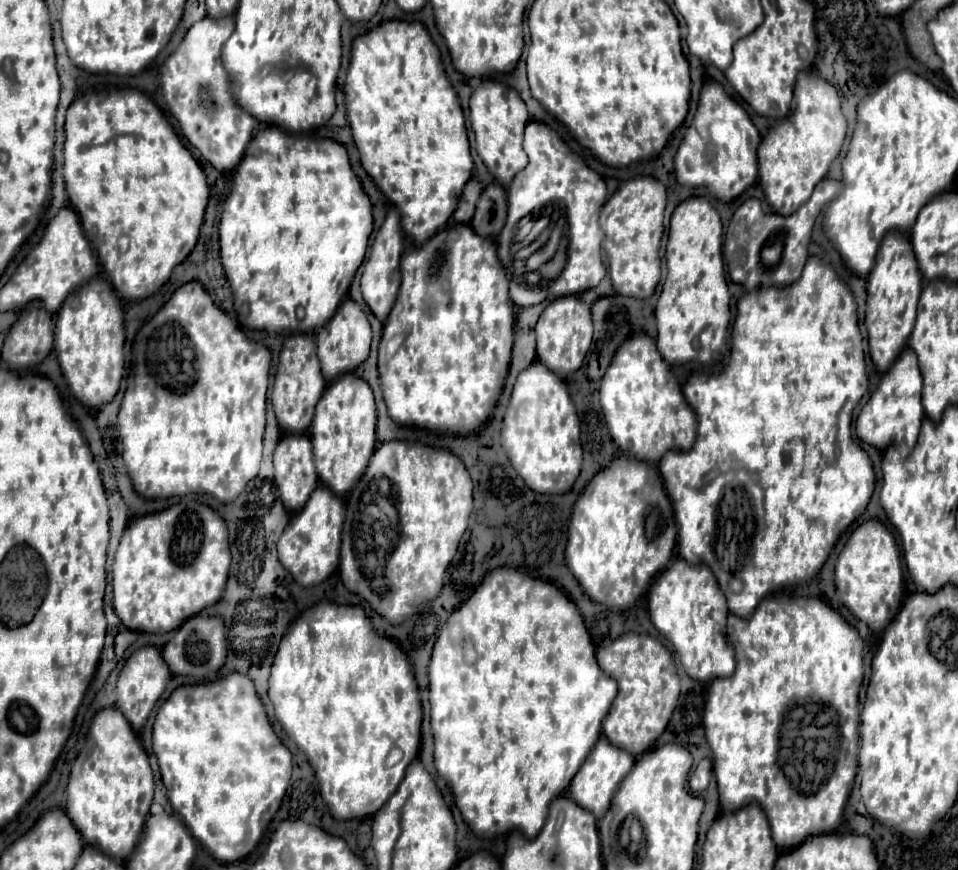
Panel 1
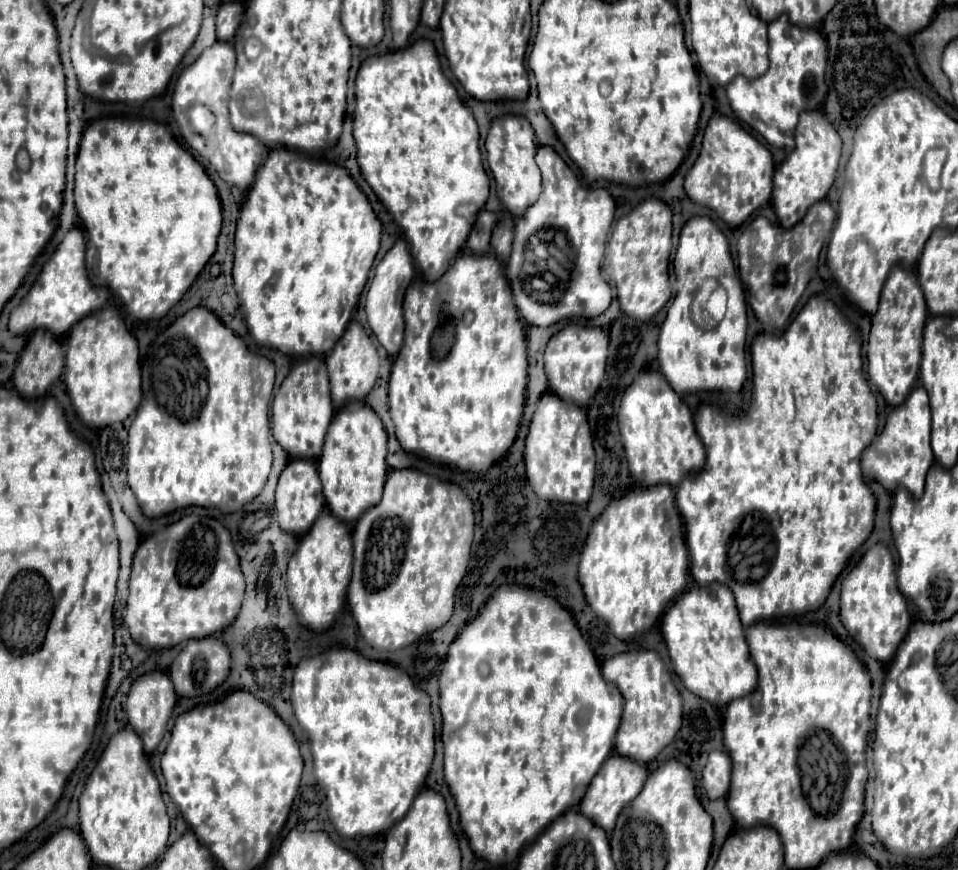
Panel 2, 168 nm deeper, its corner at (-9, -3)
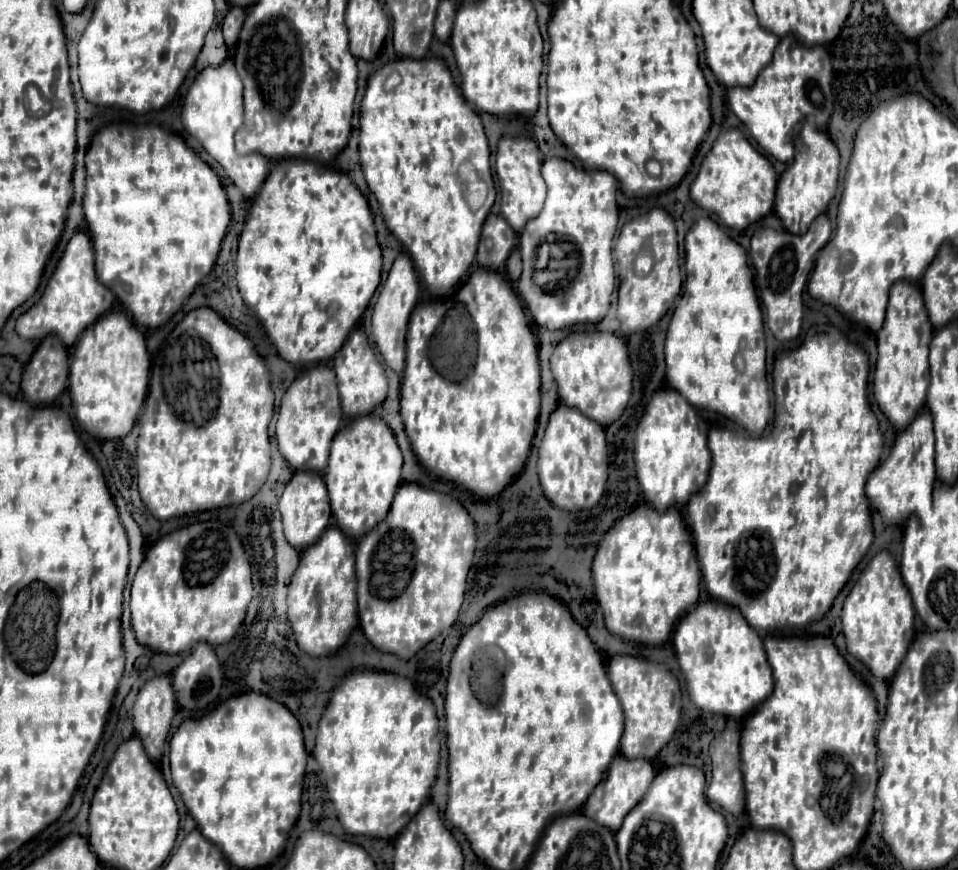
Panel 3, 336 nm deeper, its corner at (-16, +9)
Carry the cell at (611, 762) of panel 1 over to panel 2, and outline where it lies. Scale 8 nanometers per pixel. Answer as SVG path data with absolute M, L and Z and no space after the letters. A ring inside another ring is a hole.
M611 755L603 763L599 773L593 777L593 781L591 781L591 785L585 793L585 799L579 805L581 815L585 815L593 825L597 825L597 827L605 829L607 833L611 833L615 823L617 823L617 817L619 817L621 809L641 793L647 775L649 775L647 767L643 767L643 765L639 765L631 759L625 759L621 755Z

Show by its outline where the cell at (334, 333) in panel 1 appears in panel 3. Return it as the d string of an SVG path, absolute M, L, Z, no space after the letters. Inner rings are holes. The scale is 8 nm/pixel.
M354 329L342 349L334 357L334 371L338 381L338 393L342 401L342 411L348 417L358 417L370 413L378 403L386 399L388 393L388 379L384 373L384 367L376 359L376 353L362 329Z

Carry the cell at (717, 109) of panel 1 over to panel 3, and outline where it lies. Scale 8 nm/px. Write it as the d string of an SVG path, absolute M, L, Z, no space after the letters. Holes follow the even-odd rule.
M730 127L720 131L710 153L704 157L702 167L690 187L690 197L696 205L716 213L724 225L732 229L746 229L750 223L762 219L774 205L776 171L766 155L762 155L740 129Z

